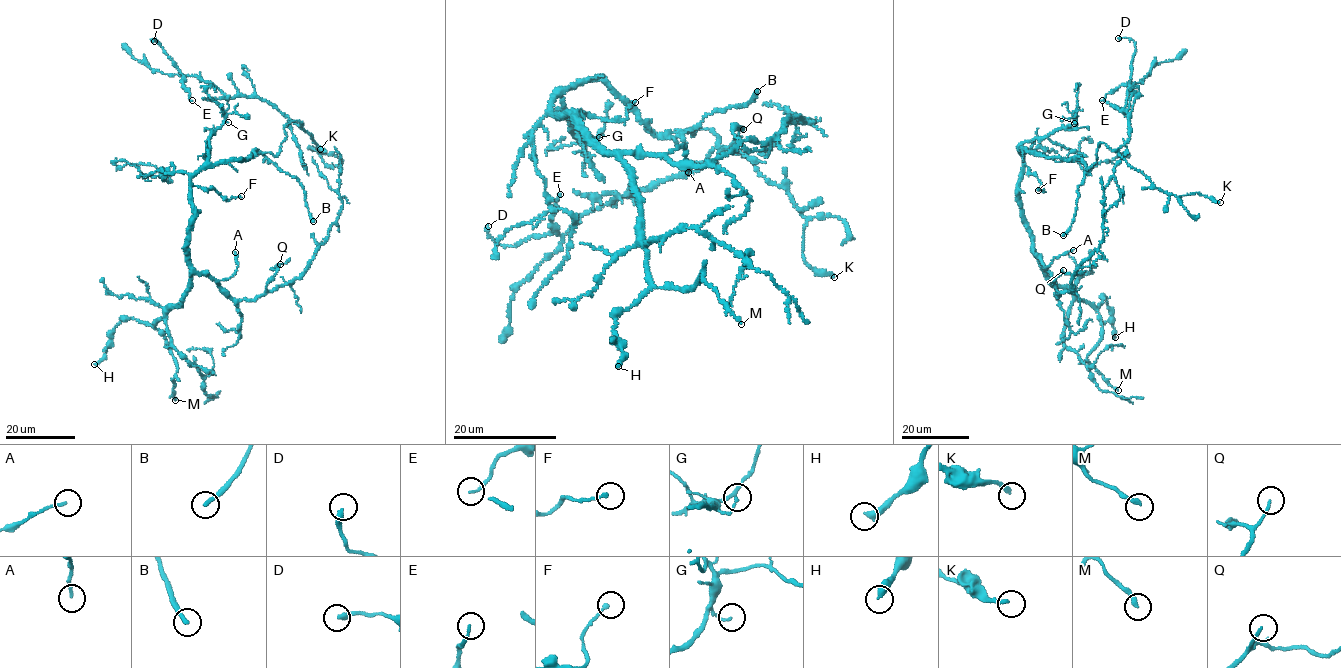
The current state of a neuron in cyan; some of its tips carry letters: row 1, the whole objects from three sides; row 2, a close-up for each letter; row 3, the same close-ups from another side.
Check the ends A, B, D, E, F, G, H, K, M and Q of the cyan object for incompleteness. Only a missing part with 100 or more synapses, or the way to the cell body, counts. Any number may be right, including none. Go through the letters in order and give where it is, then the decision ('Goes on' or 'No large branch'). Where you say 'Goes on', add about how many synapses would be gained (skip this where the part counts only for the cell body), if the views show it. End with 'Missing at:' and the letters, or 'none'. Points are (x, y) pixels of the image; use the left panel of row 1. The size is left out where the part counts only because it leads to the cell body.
A: Place: (235, 252). No large branch
B: Place: (313, 221). Goes on
D: Place: (154, 41). No large branch
E: Place: (192, 100). No large branch
F: Place: (241, 196). No large branch
G: Place: (228, 122). No large branch
H: Place: (94, 364). No large branch
K: Place: (320, 149). No large branch
M: Place: (175, 400). No large branch
Q: Place: (280, 264). No large branch
Missing at: B

